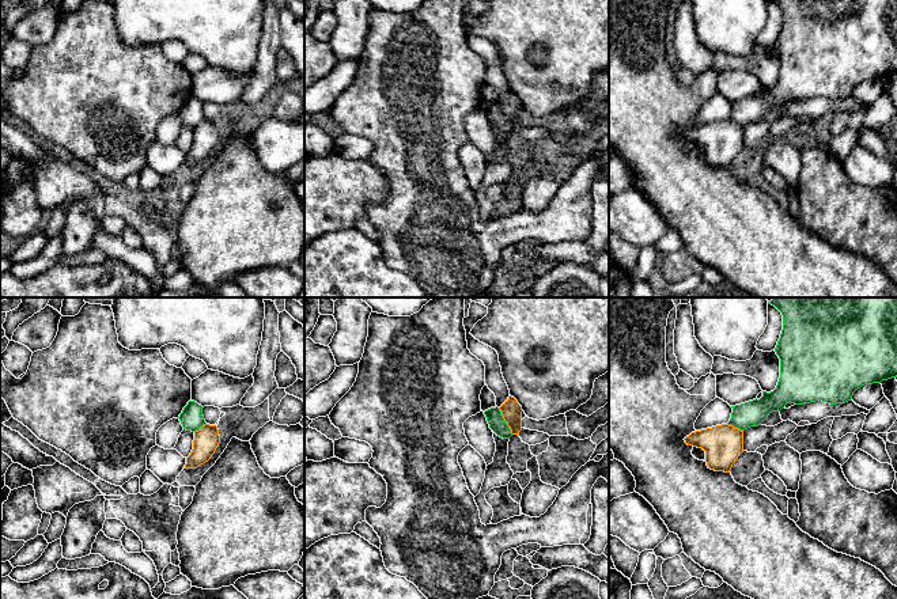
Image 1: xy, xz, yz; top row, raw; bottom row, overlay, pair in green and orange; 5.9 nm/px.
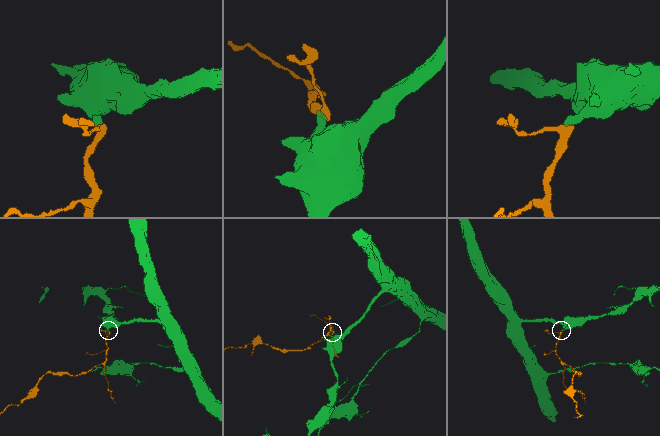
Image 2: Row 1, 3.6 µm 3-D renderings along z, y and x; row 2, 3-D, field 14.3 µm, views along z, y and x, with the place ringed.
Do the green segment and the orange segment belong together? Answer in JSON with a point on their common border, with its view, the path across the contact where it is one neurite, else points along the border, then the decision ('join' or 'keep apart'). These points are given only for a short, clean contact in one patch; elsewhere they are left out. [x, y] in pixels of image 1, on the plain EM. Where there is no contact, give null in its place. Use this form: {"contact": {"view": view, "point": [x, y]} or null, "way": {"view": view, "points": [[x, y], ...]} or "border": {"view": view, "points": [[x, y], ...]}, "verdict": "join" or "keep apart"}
{"contact": {"view": "xz", "point": [504, 117]}, "border": {"view": "xz", "points": [[498, 103], [513, 129]]}, "verdict": "keep apart"}

